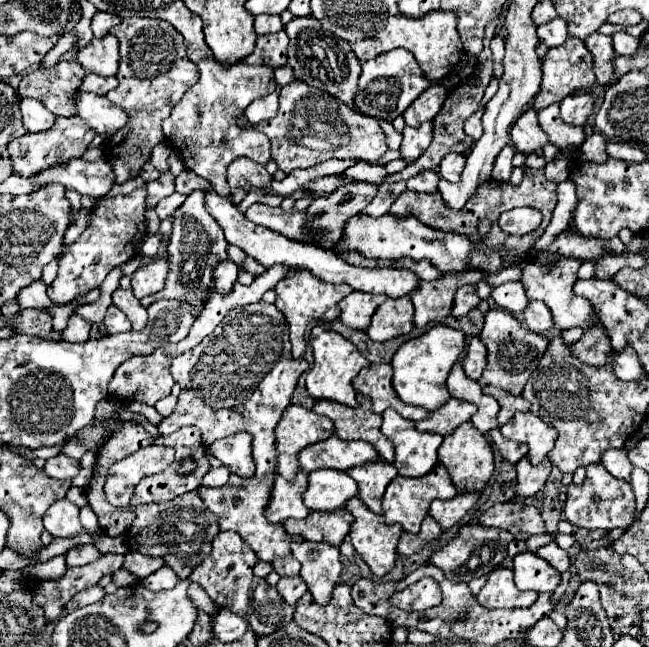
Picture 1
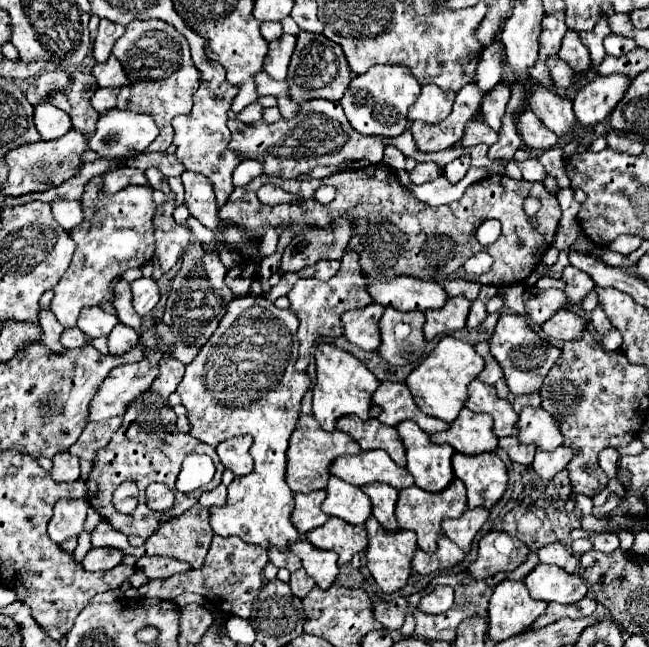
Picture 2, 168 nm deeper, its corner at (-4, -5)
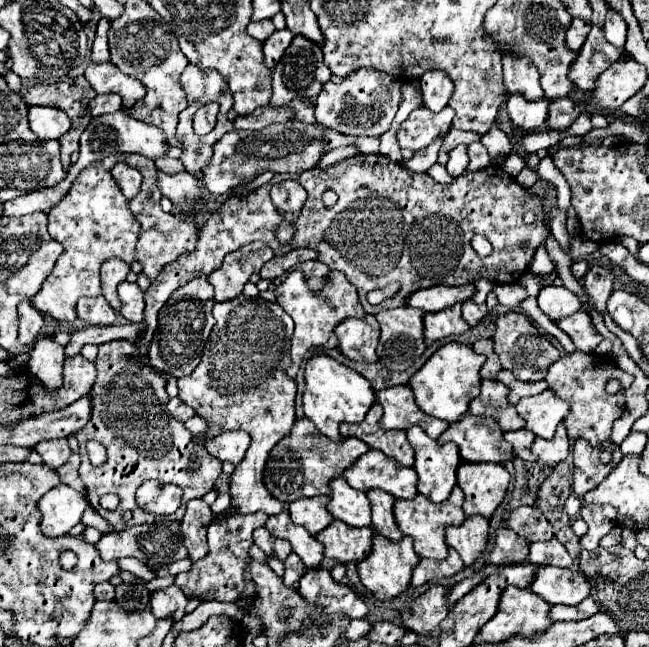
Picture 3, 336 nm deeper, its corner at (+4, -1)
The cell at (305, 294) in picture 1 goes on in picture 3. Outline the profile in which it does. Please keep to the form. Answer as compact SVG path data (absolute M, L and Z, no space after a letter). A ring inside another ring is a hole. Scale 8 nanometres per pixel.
M293 269L289 273L289 277L275 289L275 295L277 295L277 303L295 321L295 331L293 331L293 339L291 339L291 365L285 371L291 379L295 379L305 353L309 353L315 347L331 349L331 347L339 345L339 341L335 339L333 329L341 321L345 321L349 317L357 317L357 319L365 317L365 309L359 303L355 287L351 287L351 283L347 283L347 277L343 277L343 273L339 273L339 271L331 271L329 281L325 283L325 287L319 293L311 293L307 283L305 283L303 273Z

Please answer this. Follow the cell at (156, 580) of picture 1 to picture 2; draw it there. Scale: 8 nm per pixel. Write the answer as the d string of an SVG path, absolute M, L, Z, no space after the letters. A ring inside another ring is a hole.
M213 537L211 549L201 569L191 569L185 573L175 573L167 579L153 579L147 585L139 587L141 597L159 597L159 599L175 599L181 593L199 593L203 595L219 613L231 617L237 615L241 619L249 619L253 599L261 587L261 571L267 565L267 551L263 547L247 545L239 537Z

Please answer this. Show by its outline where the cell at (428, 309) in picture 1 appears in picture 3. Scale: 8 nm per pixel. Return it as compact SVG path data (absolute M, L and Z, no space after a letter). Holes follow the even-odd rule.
M459 303L455 307L449 307L437 313L427 313L423 321L425 321L425 343L427 345L439 339L445 339L449 335L461 335L469 329L467 321L461 315Z

